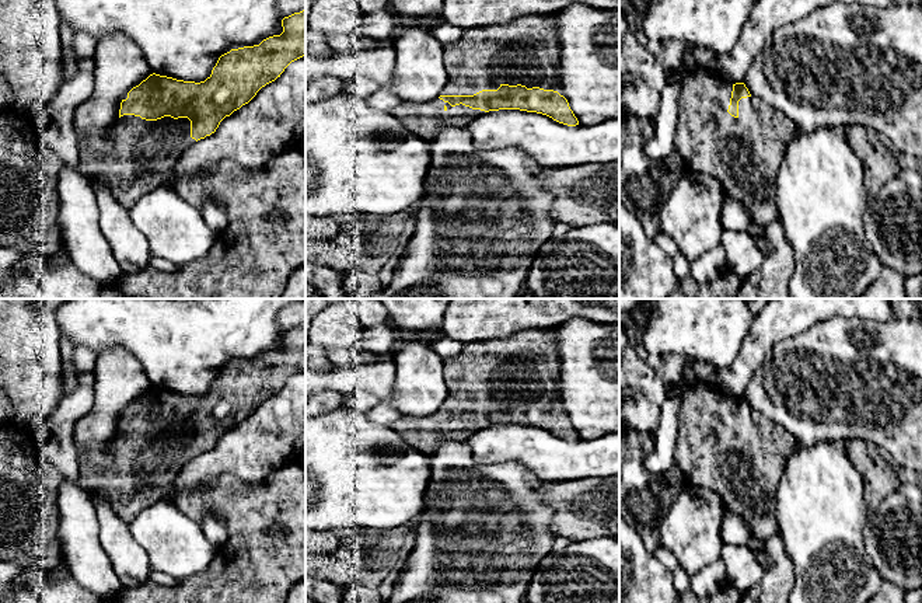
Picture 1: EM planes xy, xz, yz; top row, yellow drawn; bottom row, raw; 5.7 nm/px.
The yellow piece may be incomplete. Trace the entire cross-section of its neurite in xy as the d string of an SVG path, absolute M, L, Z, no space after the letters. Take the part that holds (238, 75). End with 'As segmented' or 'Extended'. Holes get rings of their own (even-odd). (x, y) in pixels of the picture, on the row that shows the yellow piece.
M305 10L284 17L282 27L280 35L269 36L259 45L221 55L205 81L150 74L123 97L119 119L111 130L113 146L109 153L101 157L80 153L78 171L91 185L102 179L115 199L129 210L142 196L167 185L185 150L214 133L226 116L248 104L262 87L280 77L291 62L305 55Z. Extended

